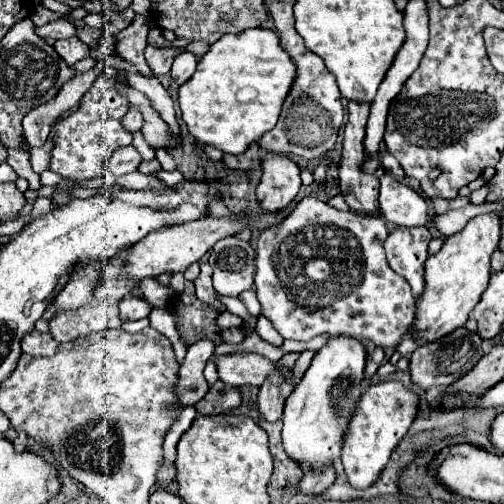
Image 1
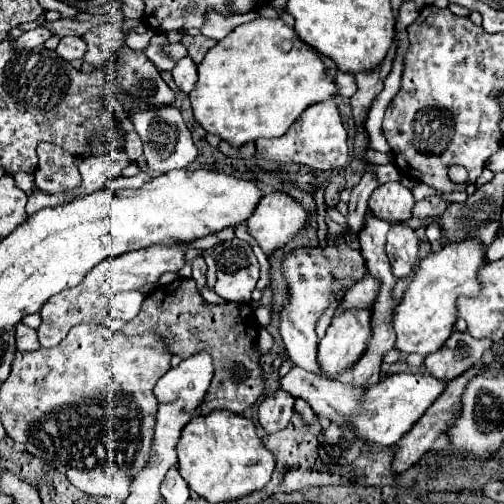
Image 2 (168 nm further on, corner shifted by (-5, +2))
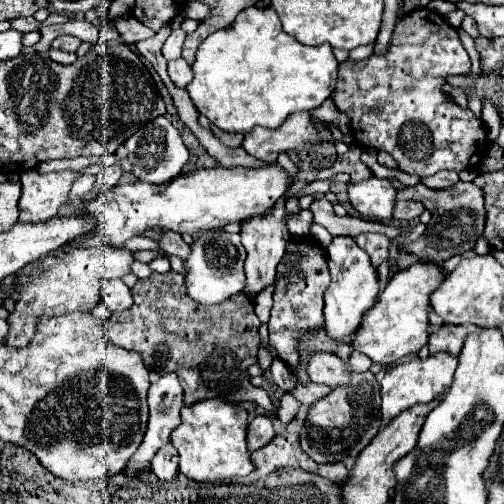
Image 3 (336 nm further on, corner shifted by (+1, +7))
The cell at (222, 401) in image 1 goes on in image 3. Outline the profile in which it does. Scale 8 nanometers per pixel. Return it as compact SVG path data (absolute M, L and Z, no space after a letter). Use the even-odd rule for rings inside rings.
M173 270L167 274L151 274L147 280L139 280L131 288L131 294L135 300L133 306L125 312L113 314L103 324L105 336L121 348L137 350L143 356L151 374L163 376L167 372L177 372L183 380L187 380L189 384L185 384L187 386L185 388L185 406L191 406L195 402L209 400L209 398L219 398L219 400L231 402L231 404L249 400L249 402L257 402L261 408L265 408L269 412L275 410L271 396L263 388L253 386L251 376L247 372L247 368L257 362L257 350L259 350L257 328L261 322L253 310L253 302L245 294L235 294L217 306L197 304L193 298L187 296L183 276Z

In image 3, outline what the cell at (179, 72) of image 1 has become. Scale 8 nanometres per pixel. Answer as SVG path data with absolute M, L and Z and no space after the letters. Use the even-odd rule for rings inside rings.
M183 58L171 60L169 62L169 78L171 78L171 82L177 88L185 88L191 82L191 78L193 78L193 70L191 70L191 66Z

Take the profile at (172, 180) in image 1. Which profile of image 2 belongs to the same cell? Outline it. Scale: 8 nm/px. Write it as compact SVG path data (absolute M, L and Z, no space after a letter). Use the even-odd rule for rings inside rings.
M139 173L139 175L135 175L135 177L115 177L115 179L111 179L107 185L105 185L105 189L111 189L111 191L115 191L115 189L137 189L137 187L141 187L143 183L147 183L149 179L153 179L149 173Z

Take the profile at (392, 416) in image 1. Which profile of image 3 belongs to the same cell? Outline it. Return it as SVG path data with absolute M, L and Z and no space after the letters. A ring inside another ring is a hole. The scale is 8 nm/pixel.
M437 354L437 356L429 356L425 360L411 360L411 362L403 362L393 368L387 368L385 376L381 380L381 398L383 398L381 414L383 414L383 418L393 420L395 416L399 416L403 410L411 408L413 404L431 402L437 394L445 392L451 386L455 368L457 368L457 358L453 358L449 354Z

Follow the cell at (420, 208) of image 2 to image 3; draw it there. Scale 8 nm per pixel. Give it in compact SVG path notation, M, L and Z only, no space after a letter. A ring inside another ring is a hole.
M399 200L395 204L395 212L393 212L393 218L397 220L415 220L423 214L425 206L421 202L415 202L415 200Z

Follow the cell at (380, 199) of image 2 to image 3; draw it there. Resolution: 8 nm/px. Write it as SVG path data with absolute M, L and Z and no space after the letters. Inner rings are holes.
M373 176L367 182L349 184L349 200L359 214L377 220L387 220L393 216L397 188L389 180Z

